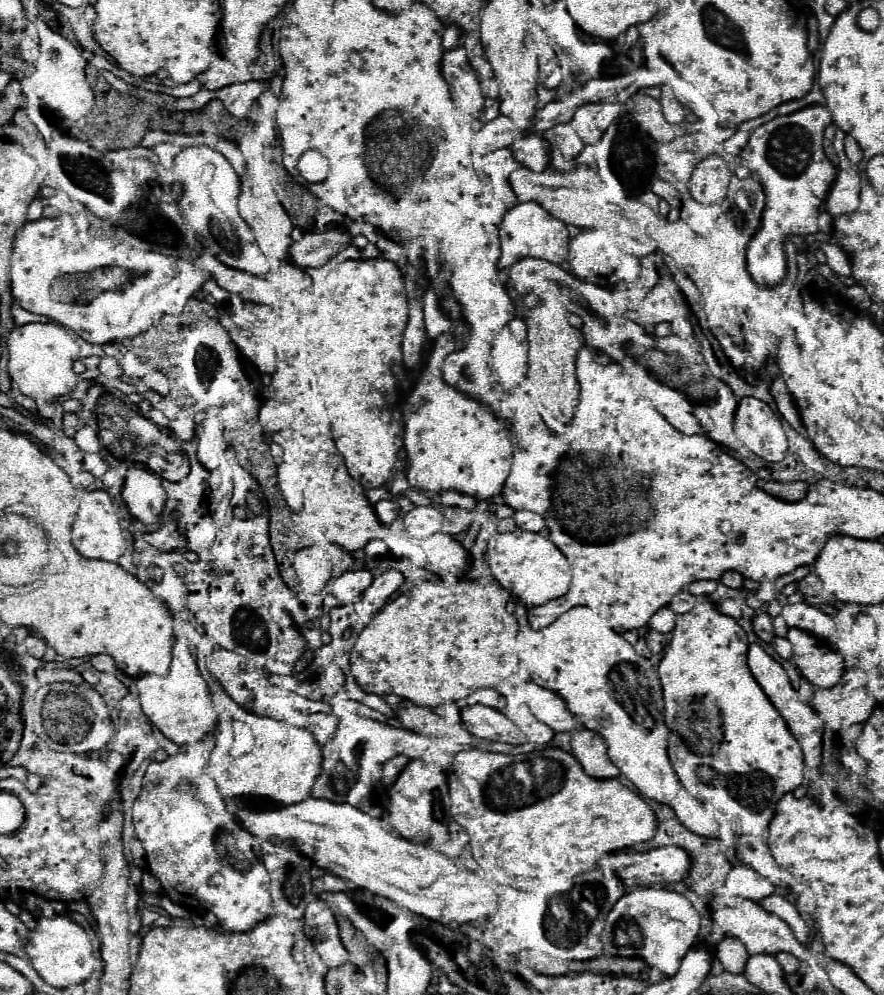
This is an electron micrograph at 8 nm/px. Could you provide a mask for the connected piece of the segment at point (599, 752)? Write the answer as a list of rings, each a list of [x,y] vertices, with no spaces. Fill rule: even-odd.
[[[576,728],[574,732],[570,732],[570,746],[584,774],[592,778],[620,778],[618,768],[606,754],[606,742],[596,732]]]

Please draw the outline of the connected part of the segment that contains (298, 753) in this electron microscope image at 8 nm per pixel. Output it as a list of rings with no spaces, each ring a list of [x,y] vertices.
[[[206,680],[214,708],[218,710],[218,726],[226,726],[232,720],[222,718],[234,718],[244,724],[248,724],[254,732],[254,746],[250,752],[240,754],[240,758],[232,756],[226,746],[218,746],[210,752],[208,758],[208,772],[234,780],[238,786],[234,786],[236,796],[244,794],[256,794],[266,800],[274,800],[272,804],[280,806],[280,802],[302,802],[310,796],[310,788],[314,784],[314,778],[320,768],[320,746],[316,744],[314,736],[308,728],[294,728],[286,722],[278,722],[266,716],[258,716],[250,712],[248,708],[238,706],[214,680]]]

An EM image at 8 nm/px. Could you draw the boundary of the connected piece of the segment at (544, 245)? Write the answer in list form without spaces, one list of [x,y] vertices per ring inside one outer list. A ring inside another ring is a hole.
[[[532,201],[520,202],[506,212],[506,216],[498,228],[498,244],[502,250],[500,268],[512,266],[516,260],[520,260],[524,256],[562,264],[568,260],[570,236],[566,232],[566,224],[560,222],[558,218],[552,218],[552,214],[548,214],[539,204]]]

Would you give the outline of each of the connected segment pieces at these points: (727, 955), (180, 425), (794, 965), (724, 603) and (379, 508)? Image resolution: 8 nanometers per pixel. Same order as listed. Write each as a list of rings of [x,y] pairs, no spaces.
[[[720,938],[716,944],[716,958],[720,960],[720,964],[724,966],[726,972],[742,974],[746,960],[748,960],[748,952],[740,940]]]
[[[190,418],[174,420],[174,422],[170,424],[170,428],[172,428],[172,432],[176,434],[176,438],[182,440],[182,442],[190,442],[190,440],[194,438],[194,424],[192,424]]]
[[[784,952],[776,954],[776,962],[784,970],[784,974],[794,974],[798,970],[798,960],[794,956],[790,956],[790,954],[784,954]]]
[[[720,600],[716,606],[720,606],[720,612],[722,612],[722,614],[728,614],[728,616],[732,616],[734,620],[742,618],[742,610],[738,608],[738,604],[736,604],[734,600]]]
[[[380,500],[378,504],[374,504],[374,510],[384,524],[392,524],[396,520],[396,504],[392,500]]]

